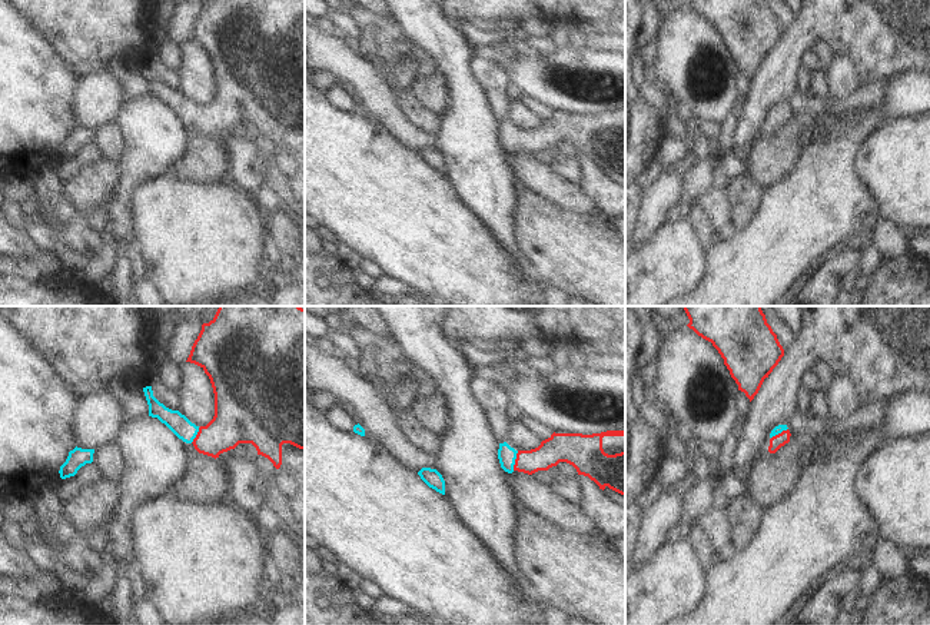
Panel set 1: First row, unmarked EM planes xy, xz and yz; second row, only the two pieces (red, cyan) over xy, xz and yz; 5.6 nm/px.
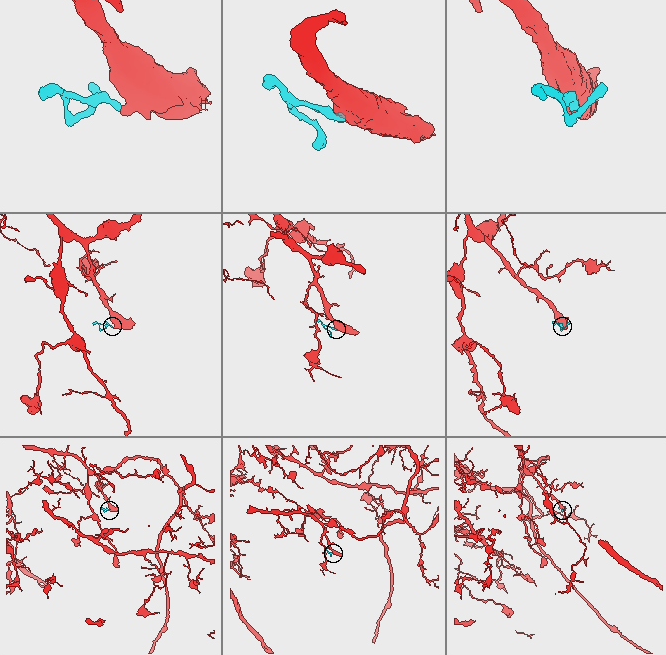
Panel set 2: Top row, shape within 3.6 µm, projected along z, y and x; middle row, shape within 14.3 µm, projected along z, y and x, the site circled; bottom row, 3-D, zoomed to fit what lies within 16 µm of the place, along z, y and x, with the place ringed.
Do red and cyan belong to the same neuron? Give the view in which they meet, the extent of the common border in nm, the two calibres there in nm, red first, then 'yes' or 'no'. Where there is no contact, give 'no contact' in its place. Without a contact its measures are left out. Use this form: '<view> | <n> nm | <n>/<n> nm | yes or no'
xz | 120 nm | 150/110 nm | yes

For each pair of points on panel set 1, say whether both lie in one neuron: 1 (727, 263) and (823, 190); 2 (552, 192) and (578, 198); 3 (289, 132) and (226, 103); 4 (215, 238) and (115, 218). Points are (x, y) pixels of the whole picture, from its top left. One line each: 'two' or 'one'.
1: one
2: one
3: one
4: two

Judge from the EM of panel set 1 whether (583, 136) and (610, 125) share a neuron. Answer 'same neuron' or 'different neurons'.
same neuron

